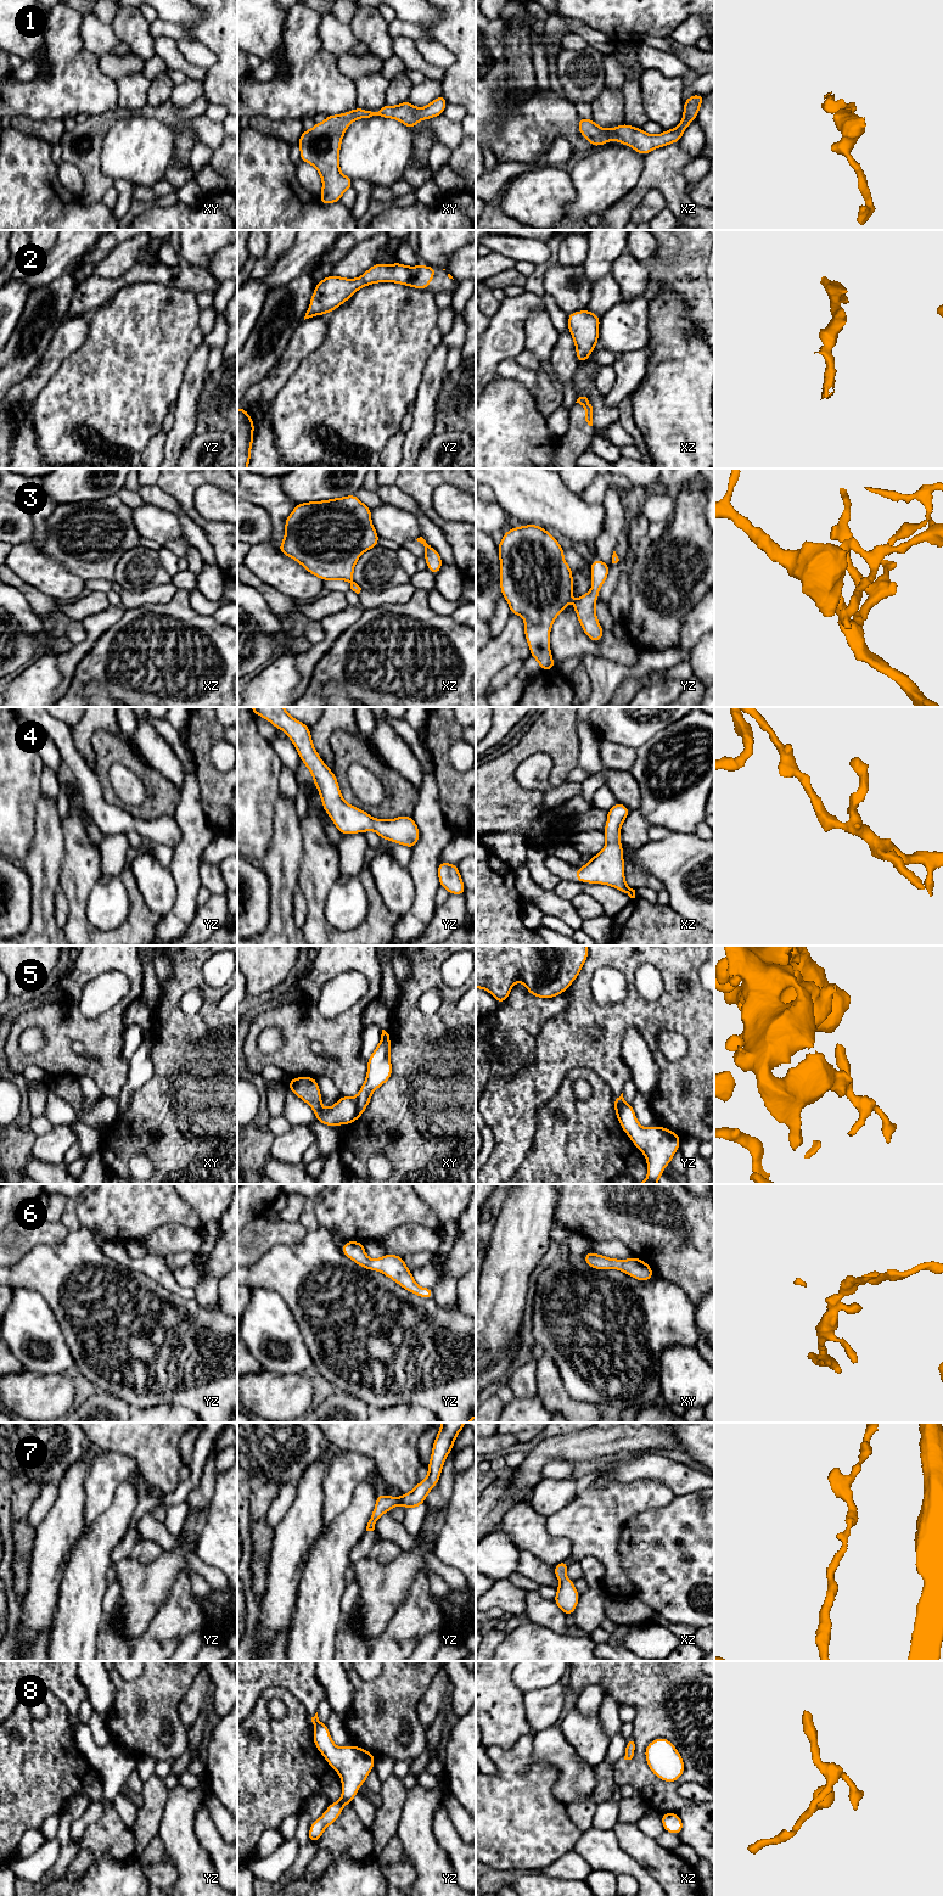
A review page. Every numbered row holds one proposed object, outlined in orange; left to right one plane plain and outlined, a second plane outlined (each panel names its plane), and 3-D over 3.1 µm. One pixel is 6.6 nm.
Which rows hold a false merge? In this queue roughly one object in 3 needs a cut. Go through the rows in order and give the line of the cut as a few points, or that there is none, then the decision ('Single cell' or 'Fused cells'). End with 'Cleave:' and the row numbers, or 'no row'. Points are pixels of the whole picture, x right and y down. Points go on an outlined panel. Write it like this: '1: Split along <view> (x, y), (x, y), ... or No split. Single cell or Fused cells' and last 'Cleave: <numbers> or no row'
1: No split. Single cell
2: No split. Single cell
3: Split along yz (590, 590), (596, 596). Fused cells
4: No split. Single cell
5: Split along xy (355, 1099), (355, 1117), (353, 1120). Fused cells
6: No split. Single cell
7: No split. Single cell
8: No split. Single cell
Cleave: 3, 5

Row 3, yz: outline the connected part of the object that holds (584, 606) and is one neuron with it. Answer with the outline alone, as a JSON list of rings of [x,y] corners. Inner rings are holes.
[[[589,591],[588,594],[579,596],[573,606],[583,632],[591,641],[597,643],[602,639],[604,630],[596,618],[596,600],[596,593]]]

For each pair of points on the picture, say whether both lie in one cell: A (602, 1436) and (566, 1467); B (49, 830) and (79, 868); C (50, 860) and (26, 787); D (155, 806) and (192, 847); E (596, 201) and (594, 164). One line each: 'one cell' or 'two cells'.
A: two cells
B: two cells
C: two cells
D: two cells
E: one cell

